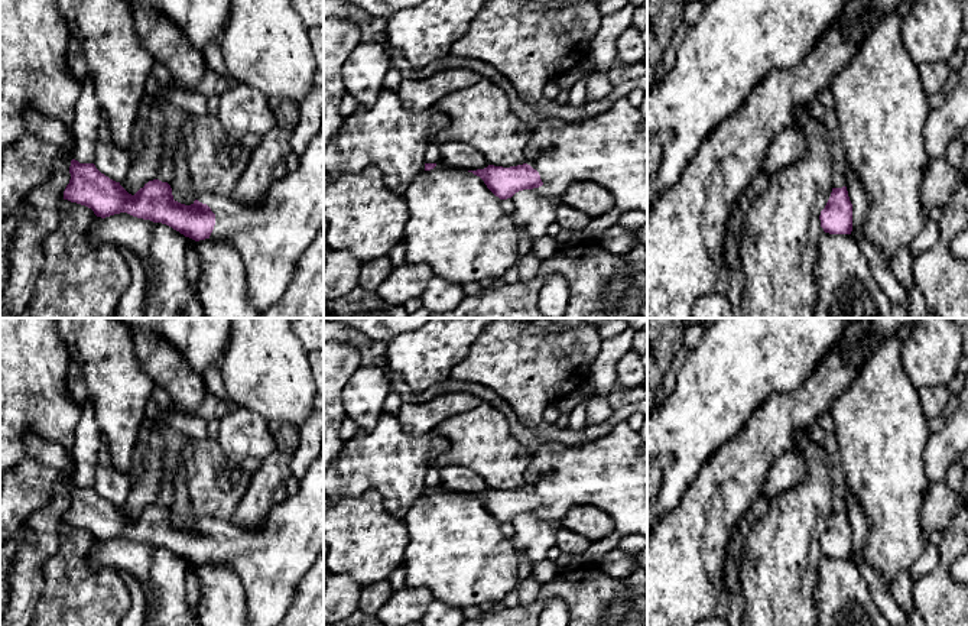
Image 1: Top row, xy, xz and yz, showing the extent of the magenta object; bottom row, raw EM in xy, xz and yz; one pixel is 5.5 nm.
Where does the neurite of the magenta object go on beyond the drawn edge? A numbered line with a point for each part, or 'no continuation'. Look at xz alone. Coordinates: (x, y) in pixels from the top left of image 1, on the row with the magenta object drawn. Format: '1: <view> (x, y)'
1: xz (610, 149)

